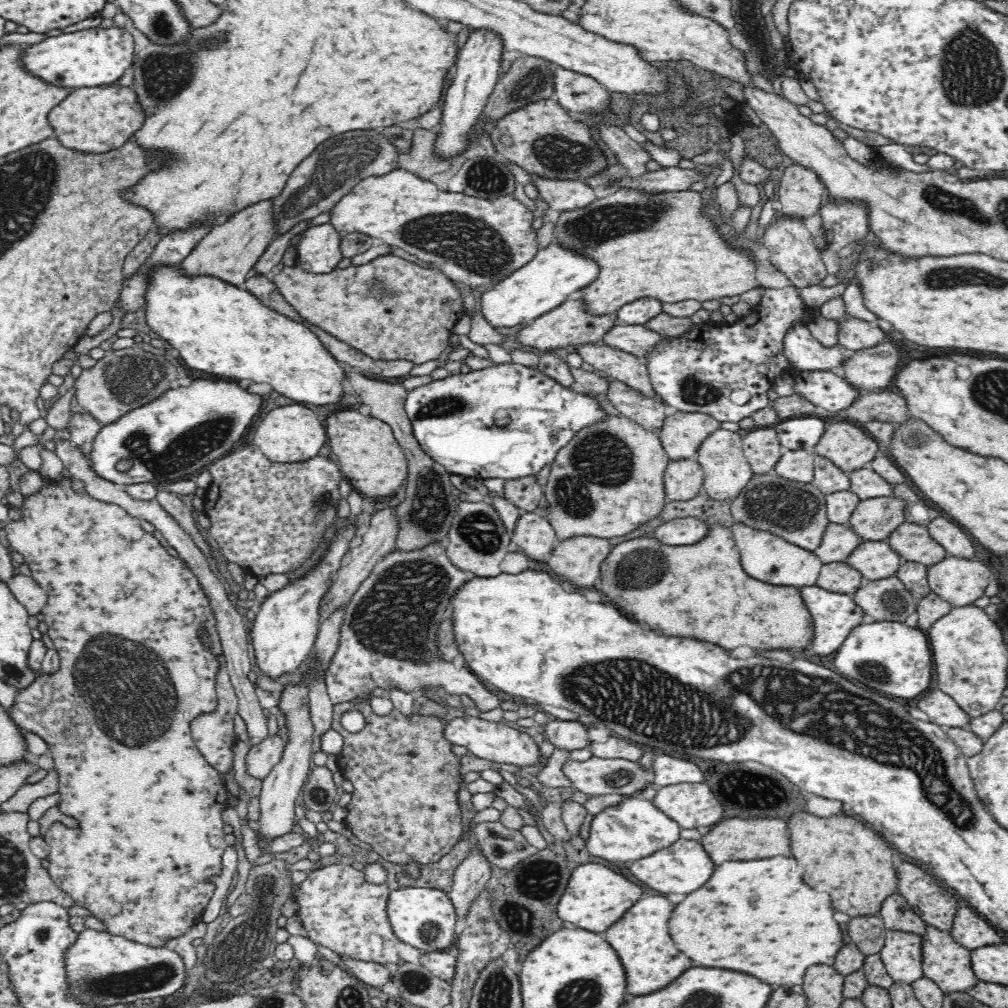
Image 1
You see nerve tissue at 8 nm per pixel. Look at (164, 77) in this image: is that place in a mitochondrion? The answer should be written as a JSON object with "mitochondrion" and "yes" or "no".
{"mitochondrion":"yes"}

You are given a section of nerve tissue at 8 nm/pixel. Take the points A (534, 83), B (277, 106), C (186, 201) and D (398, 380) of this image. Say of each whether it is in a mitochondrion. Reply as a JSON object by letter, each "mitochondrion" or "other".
{"A":"mitochondrion","B":"other","C":"other","D":"other"}

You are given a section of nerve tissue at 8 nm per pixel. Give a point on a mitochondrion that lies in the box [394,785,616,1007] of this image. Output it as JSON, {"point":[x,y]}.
{"point":[539,880]}

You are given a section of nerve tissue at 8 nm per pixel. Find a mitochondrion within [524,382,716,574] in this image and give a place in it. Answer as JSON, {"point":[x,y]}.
{"point":[603,459]}

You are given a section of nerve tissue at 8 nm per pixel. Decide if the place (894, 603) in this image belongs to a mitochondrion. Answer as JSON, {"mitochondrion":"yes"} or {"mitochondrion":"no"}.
{"mitochondrion":"yes"}

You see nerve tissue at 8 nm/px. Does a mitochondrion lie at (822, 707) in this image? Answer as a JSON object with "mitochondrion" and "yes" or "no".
{"mitochondrion":"yes"}

